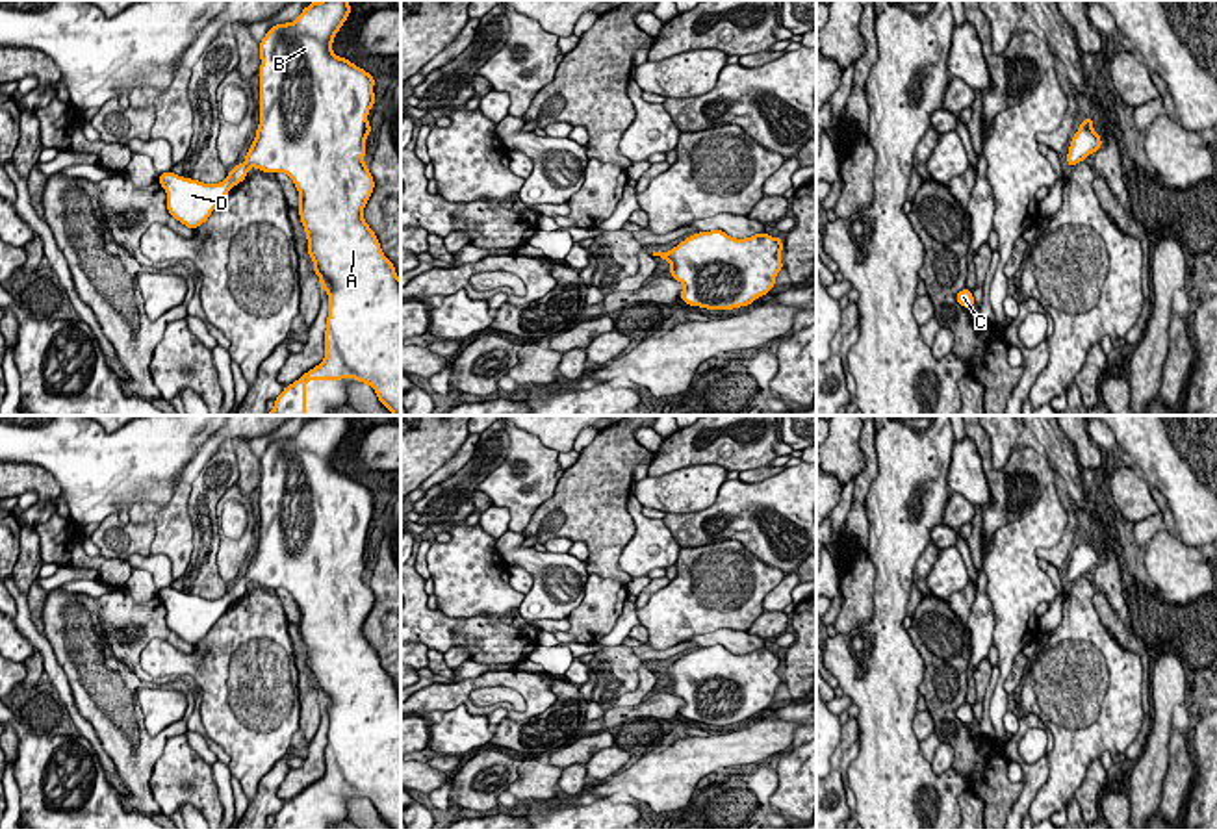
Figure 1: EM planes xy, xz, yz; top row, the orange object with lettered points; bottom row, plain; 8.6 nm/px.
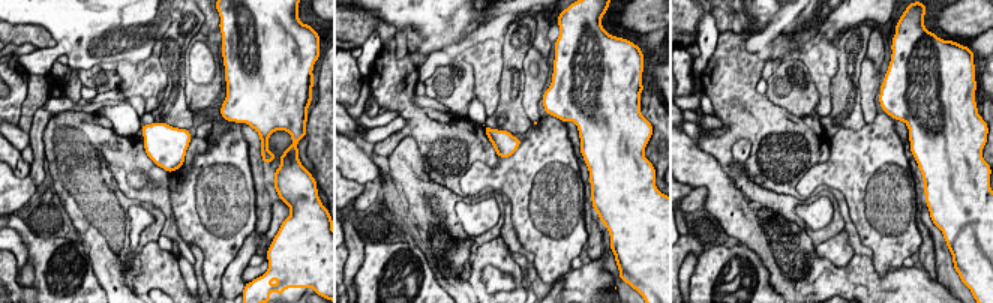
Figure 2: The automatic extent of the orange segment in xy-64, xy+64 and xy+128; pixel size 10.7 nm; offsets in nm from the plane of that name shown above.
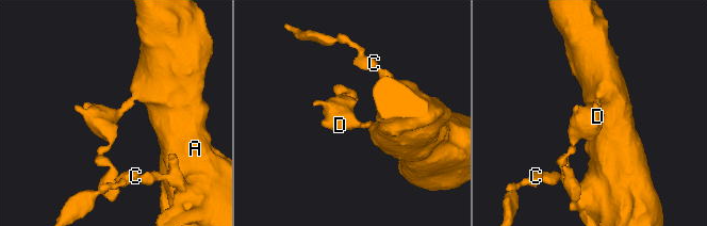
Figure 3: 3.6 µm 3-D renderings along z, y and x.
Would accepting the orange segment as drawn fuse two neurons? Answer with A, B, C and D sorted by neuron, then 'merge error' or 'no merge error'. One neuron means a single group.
groups A B C D; no merge error

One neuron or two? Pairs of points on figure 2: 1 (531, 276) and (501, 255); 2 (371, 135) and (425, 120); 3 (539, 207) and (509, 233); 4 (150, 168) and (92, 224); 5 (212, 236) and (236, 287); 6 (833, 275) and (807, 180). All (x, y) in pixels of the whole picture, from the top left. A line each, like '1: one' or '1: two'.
1: two
2: two
3: two
4: two
5: two
6: two

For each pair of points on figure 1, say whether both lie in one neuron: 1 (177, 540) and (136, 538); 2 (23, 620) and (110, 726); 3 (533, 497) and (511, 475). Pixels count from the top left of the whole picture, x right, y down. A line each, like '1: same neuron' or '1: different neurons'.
1: different neurons
2: different neurons
3: same neuron

